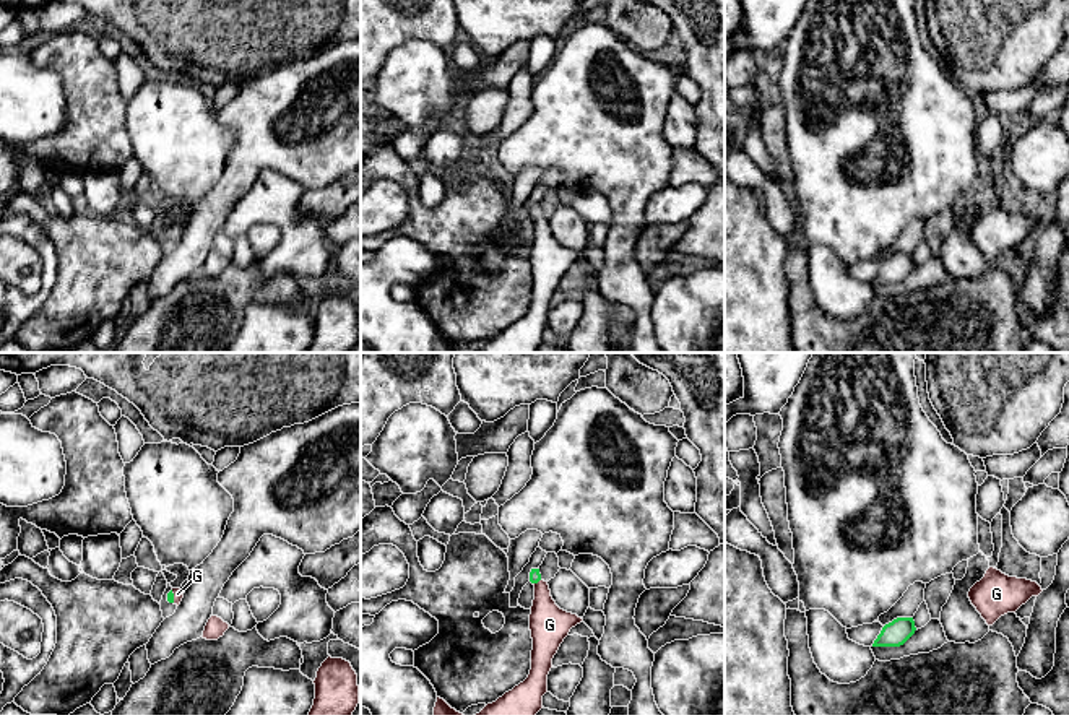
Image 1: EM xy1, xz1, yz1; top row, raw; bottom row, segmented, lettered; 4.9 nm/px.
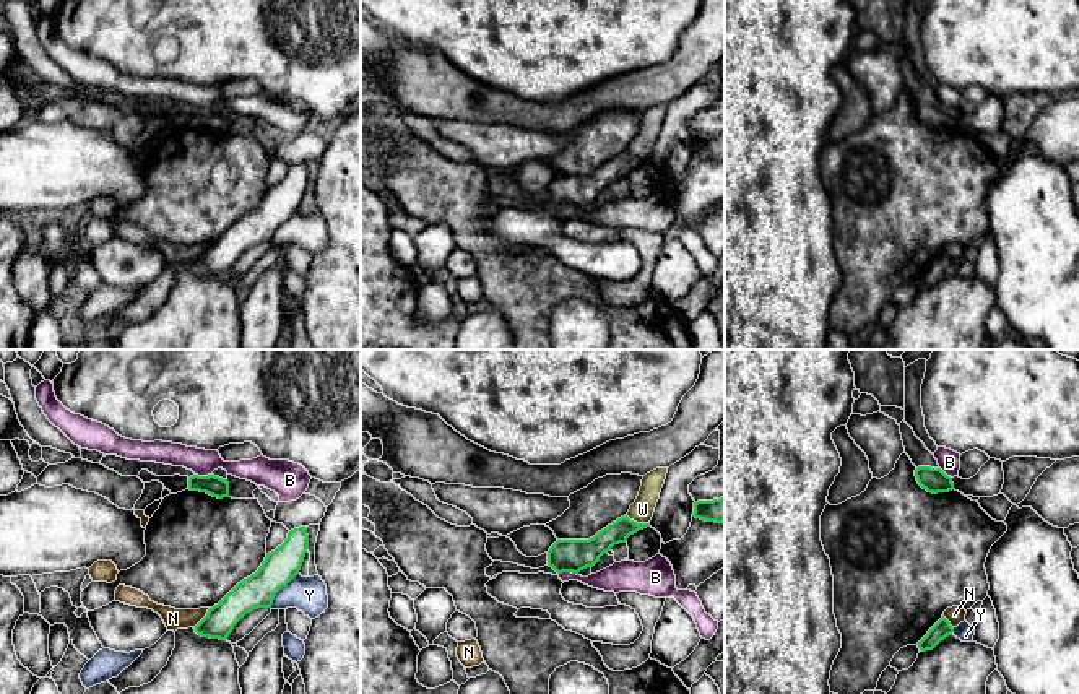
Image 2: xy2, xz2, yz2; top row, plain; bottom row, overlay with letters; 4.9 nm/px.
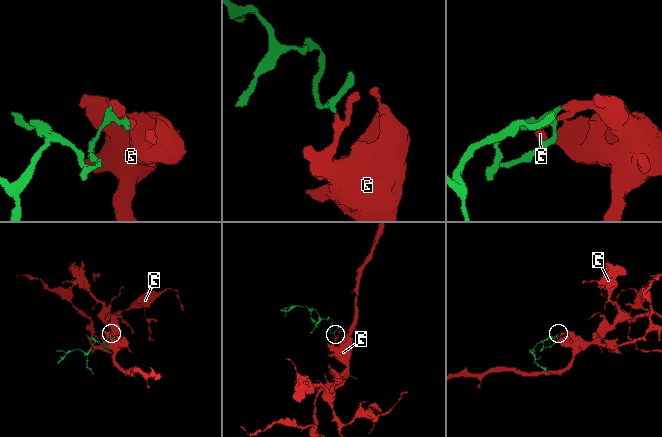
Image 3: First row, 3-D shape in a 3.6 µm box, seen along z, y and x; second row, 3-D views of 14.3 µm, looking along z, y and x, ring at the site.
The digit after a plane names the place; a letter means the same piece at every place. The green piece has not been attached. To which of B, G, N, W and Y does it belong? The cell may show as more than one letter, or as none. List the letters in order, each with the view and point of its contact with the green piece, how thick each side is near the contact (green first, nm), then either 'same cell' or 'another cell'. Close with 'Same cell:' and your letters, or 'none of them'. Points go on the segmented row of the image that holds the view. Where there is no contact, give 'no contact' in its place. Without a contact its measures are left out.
B: contact xz2 (567, 571); calibres 160 and 140 nm; another cell
G: contact xy1 (173, 597); calibres 30 and 50 nm; same cell
N: contact xy2 (203, 618); calibres 150 and 100 nm; another cell
W: contact xz2 (636, 522); calibres 110 and 110 nm; another cell
Y: contact xy2 (280, 589); calibres 170 and 180 nm; another cell
Same cell: G

